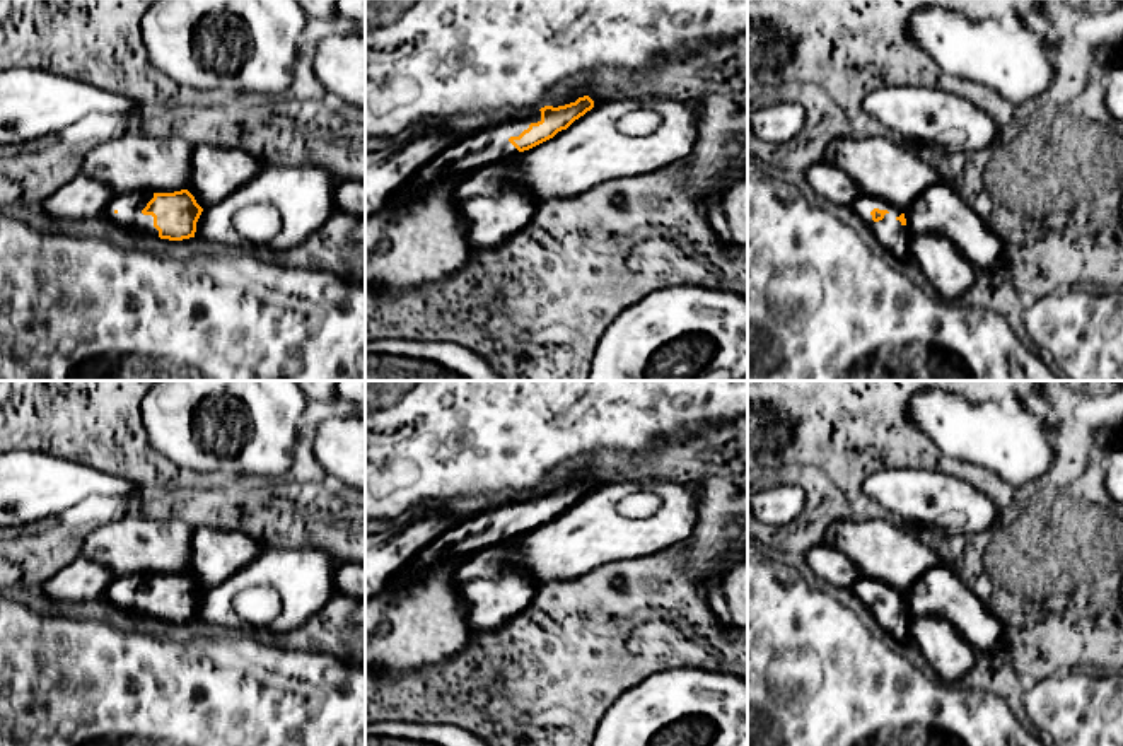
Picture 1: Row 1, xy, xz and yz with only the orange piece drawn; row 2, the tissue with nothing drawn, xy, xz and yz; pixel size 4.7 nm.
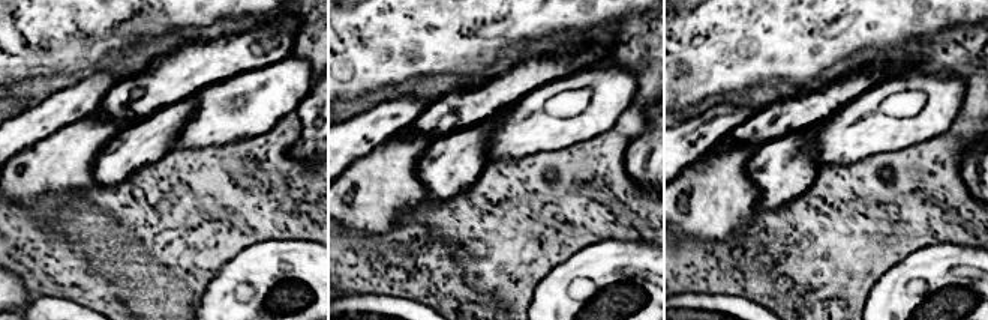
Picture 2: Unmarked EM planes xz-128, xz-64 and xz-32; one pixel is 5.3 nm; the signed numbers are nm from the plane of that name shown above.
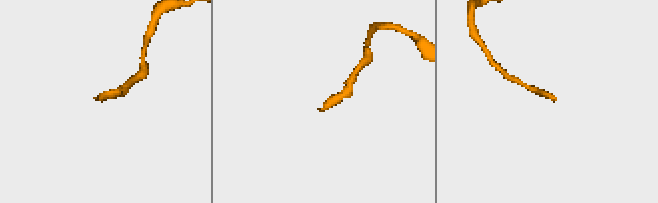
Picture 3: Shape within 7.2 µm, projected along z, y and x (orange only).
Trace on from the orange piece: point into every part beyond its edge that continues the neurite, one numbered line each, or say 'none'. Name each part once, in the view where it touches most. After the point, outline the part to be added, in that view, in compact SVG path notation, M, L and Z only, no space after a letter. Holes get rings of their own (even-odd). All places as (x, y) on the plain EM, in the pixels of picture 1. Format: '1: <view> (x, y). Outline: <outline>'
1: xz (490, 528). Outline: M529 493L522 502L500 505L457 522L422 548L411 563L398 574L398 579L406 584L432 572L447 560L466 560L490 546L514 541L521 534L509 524L509 521L519 519L531 505L538 504L541 504L541 493Z

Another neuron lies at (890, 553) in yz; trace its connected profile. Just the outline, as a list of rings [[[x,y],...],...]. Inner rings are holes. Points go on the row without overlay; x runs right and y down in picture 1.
[[[841,519],[826,531],[826,545],[840,550],[865,577],[889,584],[903,596],[925,572],[944,565],[910,526],[887,519]]]

